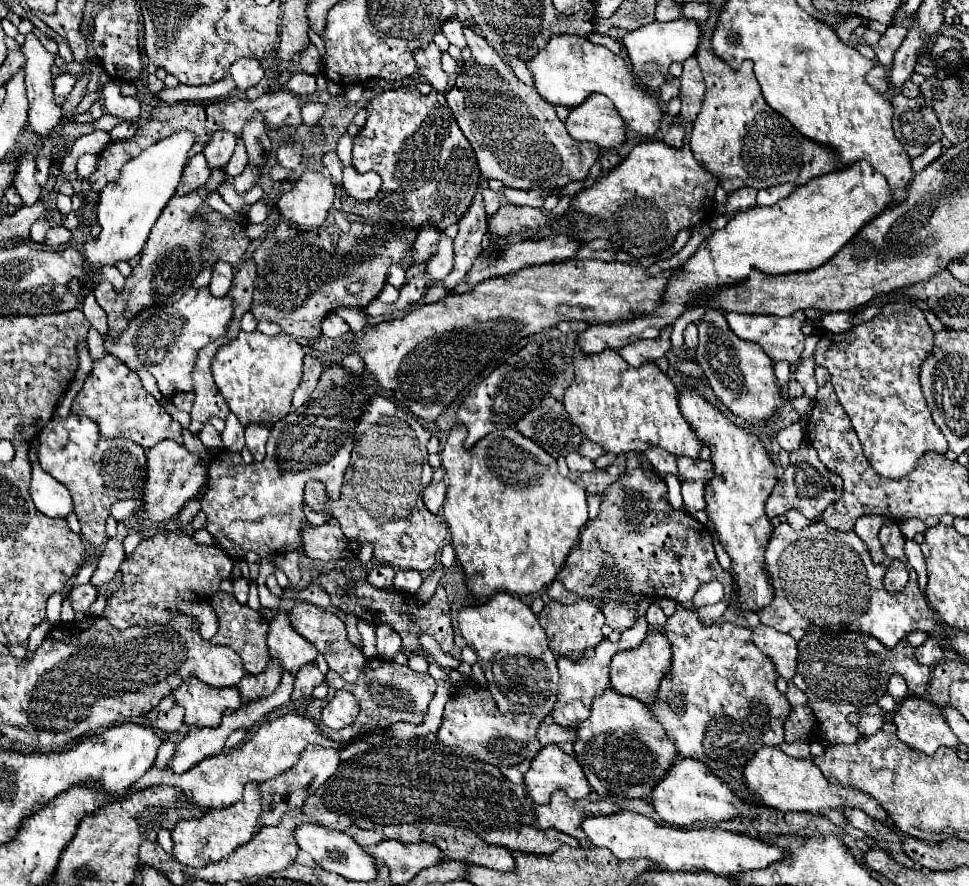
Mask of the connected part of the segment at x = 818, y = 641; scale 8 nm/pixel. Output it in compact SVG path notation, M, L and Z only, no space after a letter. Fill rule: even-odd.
M860 631L844 633L806 633L798 643L798 669L794 685L800 691L808 691L808 707L818 719L820 733L830 743L856 743L860 733L848 723L848 715L862 707L876 703L884 693L892 673L900 673L906 679L910 693L922 697L930 687L930 669L916 663L914 647L902 639L894 649L884 647L872 635Z

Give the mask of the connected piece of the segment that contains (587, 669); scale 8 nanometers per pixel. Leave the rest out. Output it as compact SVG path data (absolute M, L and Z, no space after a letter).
M640 617L628 631L624 631L622 639L618 643L612 643L608 639L604 639L596 651L594 651L594 657L590 659L578 659L578 661L572 661L572 659L564 659L564 657L558 657L558 669L560 669L560 687L558 687L558 701L556 701L556 707L552 711L552 719L556 723L560 723L562 727L576 727L576 723L582 723L590 717L590 707L592 707L592 701L594 697L602 695L608 687L610 687L610 681L608 681L608 667L610 667L610 659L618 653L618 651L624 651L624 649L636 649L648 635L648 623L644 617Z

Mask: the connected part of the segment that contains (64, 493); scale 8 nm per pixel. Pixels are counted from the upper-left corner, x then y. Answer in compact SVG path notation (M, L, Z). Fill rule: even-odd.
M32 447L30 451L30 463L32 463L30 493L36 509L46 517L68 517L74 511L70 491L40 467L36 447Z

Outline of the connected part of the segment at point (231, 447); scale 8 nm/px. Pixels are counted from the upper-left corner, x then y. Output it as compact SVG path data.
M228 415L222 439L224 439L224 449L228 451L240 453L244 449L244 427L236 419L236 415Z

